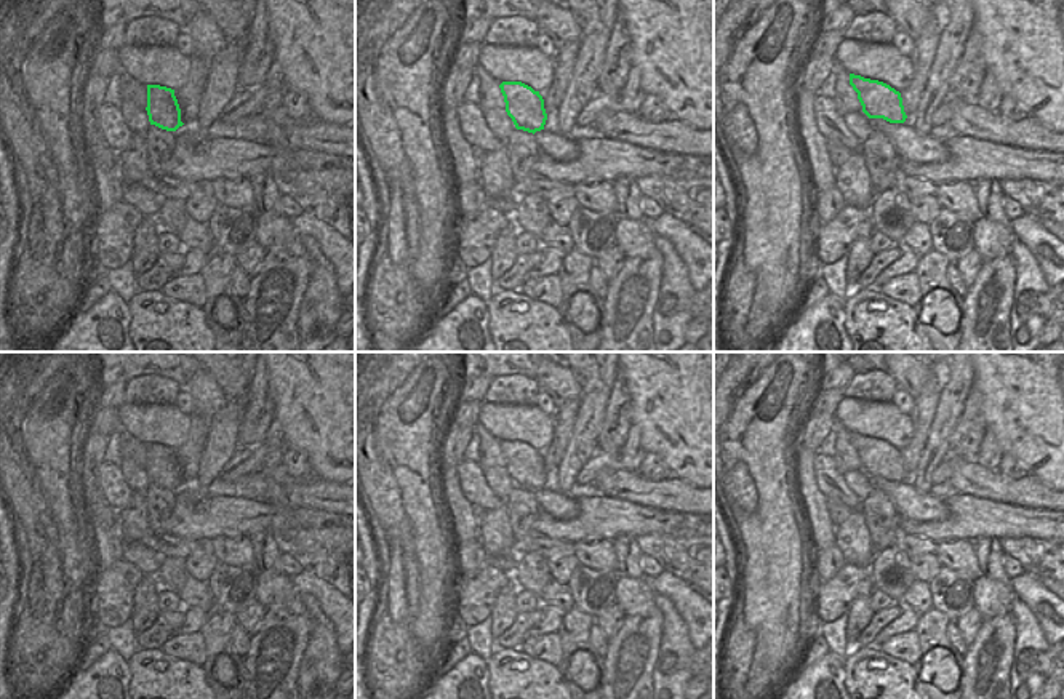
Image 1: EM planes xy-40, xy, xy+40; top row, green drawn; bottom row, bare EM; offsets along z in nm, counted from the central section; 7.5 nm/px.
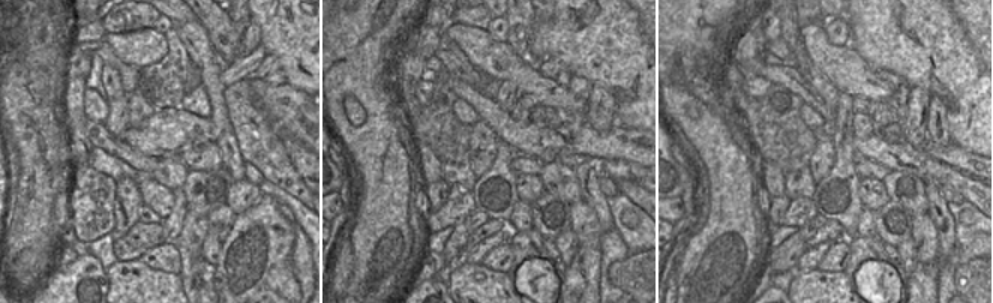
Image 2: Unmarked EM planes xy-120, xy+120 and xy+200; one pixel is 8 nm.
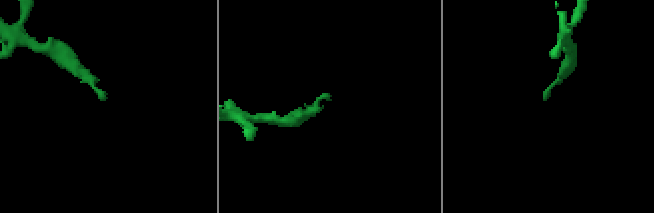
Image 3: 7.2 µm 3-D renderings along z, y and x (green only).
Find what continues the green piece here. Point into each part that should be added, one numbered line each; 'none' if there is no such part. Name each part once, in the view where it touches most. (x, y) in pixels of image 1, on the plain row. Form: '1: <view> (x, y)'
1: xy+40 (877, 419)

